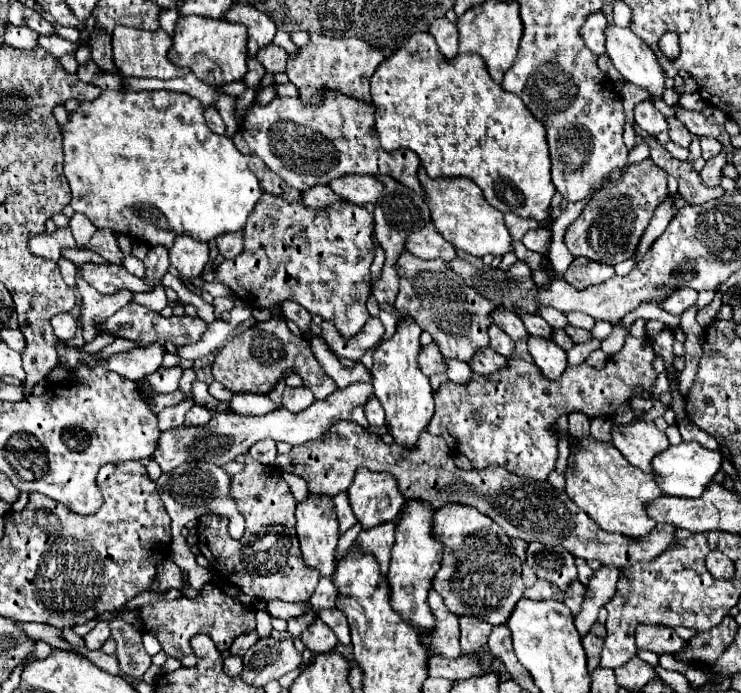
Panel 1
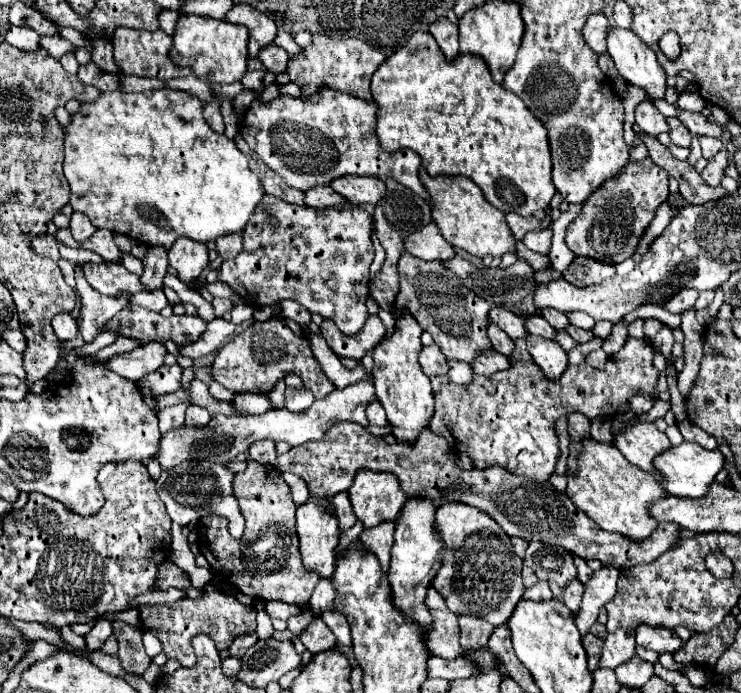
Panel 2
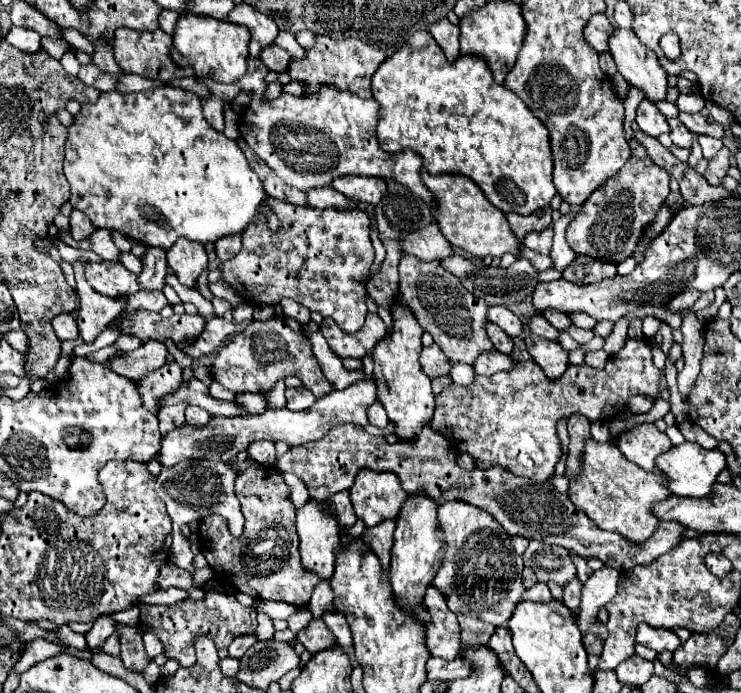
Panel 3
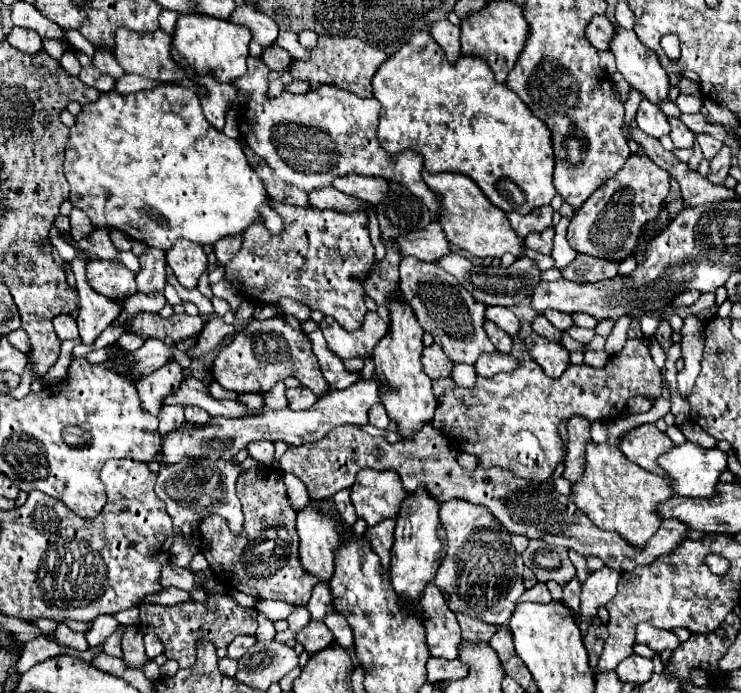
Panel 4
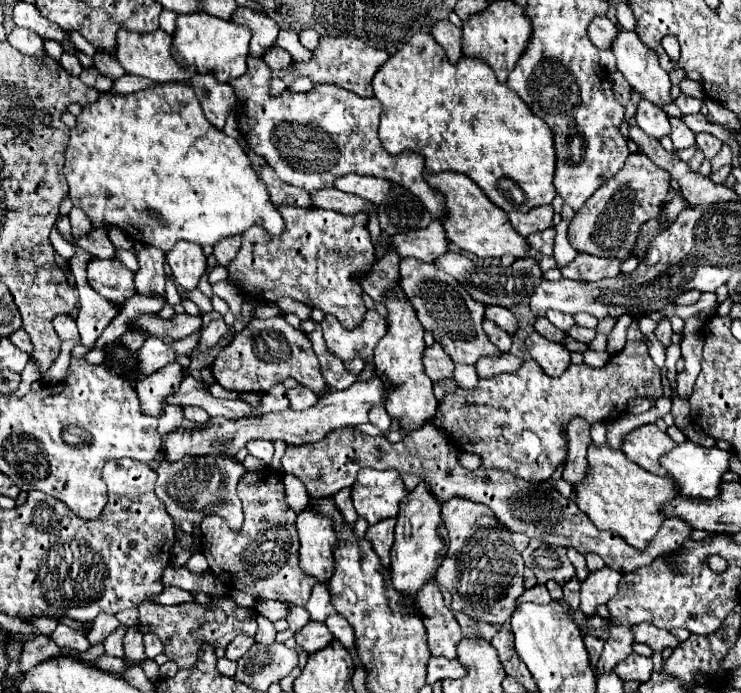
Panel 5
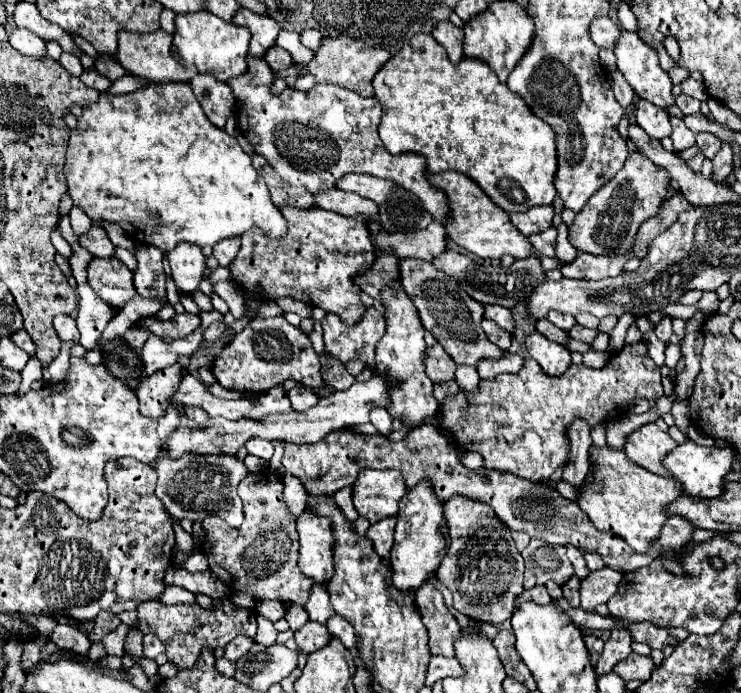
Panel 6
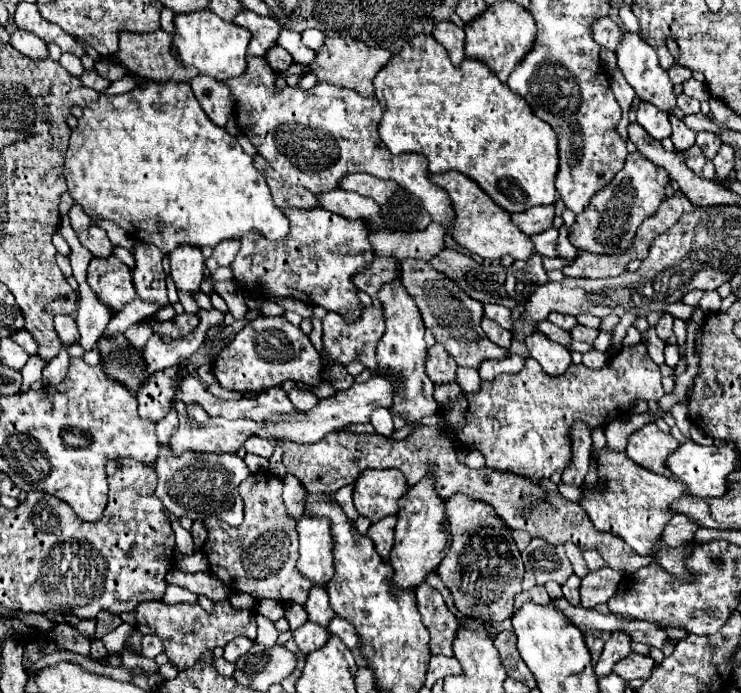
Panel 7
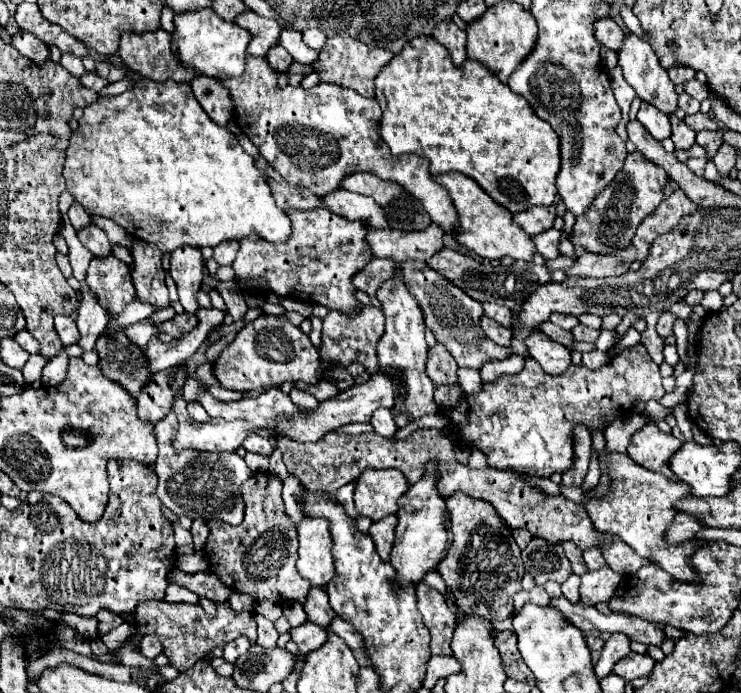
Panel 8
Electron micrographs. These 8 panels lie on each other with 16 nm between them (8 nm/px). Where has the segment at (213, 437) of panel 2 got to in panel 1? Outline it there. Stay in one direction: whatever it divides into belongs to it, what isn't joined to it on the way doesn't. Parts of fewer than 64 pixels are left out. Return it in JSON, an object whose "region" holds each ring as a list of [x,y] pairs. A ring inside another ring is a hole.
{"region":[[[358,382],[350,384],[344,390],[332,392],[324,400],[316,400],[310,408],[302,412],[288,412],[286,408],[278,408],[274,412],[268,412],[264,416],[212,416],[212,420],[204,428],[194,428],[194,426],[180,426],[168,432],[160,434],[160,448],[156,450],[156,456],[152,456],[162,472],[170,472],[172,468],[180,466],[182,462],[192,462],[192,460],[208,460],[212,464],[228,464],[232,462],[238,454],[248,452],[248,448],[254,442],[260,440],[276,440],[276,442],[288,442],[290,446],[300,446],[310,440],[320,440],[328,428],[340,420],[350,420],[356,422],[364,428],[369,427],[369,423],[364,416],[364,406],[368,400],[374,398],[374,386],[370,382]]]}

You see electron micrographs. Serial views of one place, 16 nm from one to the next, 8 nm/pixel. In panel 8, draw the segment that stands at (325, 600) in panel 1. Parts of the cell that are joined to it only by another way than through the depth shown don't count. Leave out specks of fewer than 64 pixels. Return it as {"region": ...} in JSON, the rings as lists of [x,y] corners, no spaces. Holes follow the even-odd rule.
{"region":[[[312,588],[308,592],[308,600],[304,602],[304,612],[312,624],[320,624],[322,628],[328,628],[328,624],[336,616],[336,612],[332,612],[328,604],[328,594],[322,588]]]}

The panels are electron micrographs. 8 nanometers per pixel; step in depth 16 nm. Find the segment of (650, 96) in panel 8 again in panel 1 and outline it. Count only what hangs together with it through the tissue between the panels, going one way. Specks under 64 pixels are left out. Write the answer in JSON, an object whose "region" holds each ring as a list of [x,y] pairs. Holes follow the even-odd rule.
{"region":[[[608,26],[606,54],[624,80],[648,90],[652,98],[664,96],[666,74],[660,68],[656,54],[630,28]]]}

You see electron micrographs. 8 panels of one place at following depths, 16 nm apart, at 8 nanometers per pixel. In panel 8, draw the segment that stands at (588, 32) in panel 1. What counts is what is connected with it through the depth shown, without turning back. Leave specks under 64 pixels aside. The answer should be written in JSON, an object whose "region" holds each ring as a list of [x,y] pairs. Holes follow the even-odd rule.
{"region":[[[602,18],[594,24],[596,28],[596,40],[604,44],[610,50],[620,50],[620,44],[624,44],[624,30],[612,20],[612,18]]]}

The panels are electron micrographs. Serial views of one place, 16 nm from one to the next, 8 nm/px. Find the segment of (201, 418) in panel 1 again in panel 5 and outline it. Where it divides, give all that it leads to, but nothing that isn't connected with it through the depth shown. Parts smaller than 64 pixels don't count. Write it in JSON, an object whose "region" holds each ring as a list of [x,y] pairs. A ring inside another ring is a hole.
{"region":[[[186,406],[184,412],[186,412],[186,418],[192,420],[192,422],[196,422],[196,424],[204,424],[204,422],[210,418],[210,416],[208,416],[202,408],[198,408],[198,406]]]}

